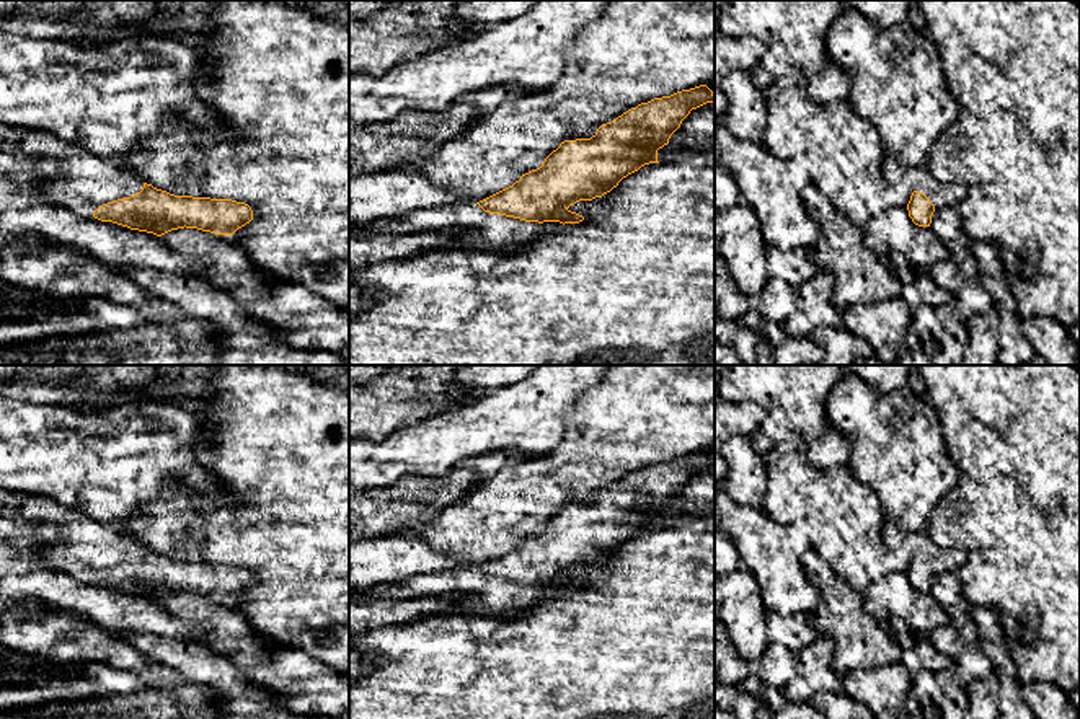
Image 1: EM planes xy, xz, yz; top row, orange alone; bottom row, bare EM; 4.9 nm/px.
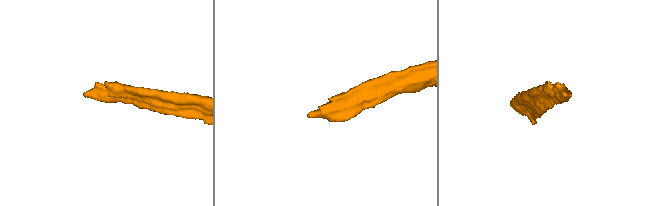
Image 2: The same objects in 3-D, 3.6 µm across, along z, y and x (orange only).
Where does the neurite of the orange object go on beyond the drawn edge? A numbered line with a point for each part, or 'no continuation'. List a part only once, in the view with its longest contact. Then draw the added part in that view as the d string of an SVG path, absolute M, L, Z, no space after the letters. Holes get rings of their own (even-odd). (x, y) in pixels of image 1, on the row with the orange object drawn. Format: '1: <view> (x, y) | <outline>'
1: xz (470, 227) | M455 202L427 210L416 210L403 218L375 222L370 227L349 230L351 236L370 238L382 233L450 233L445 248L486 249L525 243L545 233L538 222L485 212L476 202Z

